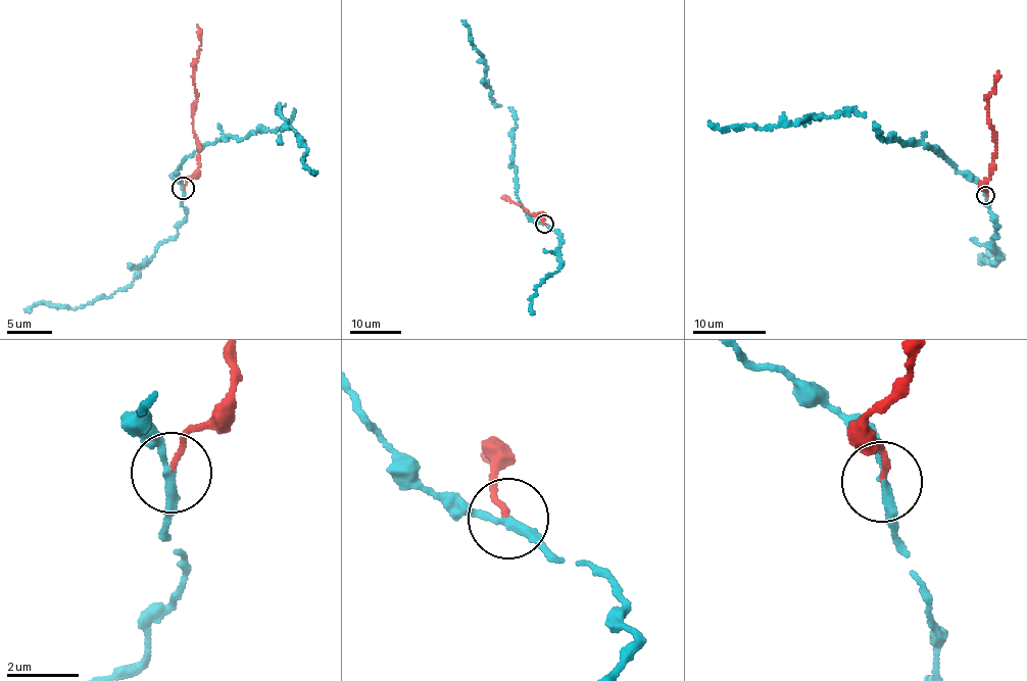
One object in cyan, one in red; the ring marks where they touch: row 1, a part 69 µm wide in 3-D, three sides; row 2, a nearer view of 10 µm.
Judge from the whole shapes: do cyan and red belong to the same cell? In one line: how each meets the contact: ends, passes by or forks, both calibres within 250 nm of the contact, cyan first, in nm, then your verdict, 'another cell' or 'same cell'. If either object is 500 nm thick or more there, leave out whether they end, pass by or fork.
cyan passes by; red ends there; 200 nm thick on the cyan side, 130 nm on the other; another cell

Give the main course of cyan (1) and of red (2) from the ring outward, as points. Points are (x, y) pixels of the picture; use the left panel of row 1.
1: (184, 189), (175, 172), (187, 158), (219, 141), (283, 129), (294, 108), (278, 107), (313, 169)
2: (184, 189), (186, 180), (198, 169), (193, 128), (193, 102), (197, 95), (193, 63), (201, 43), (197, 25)

